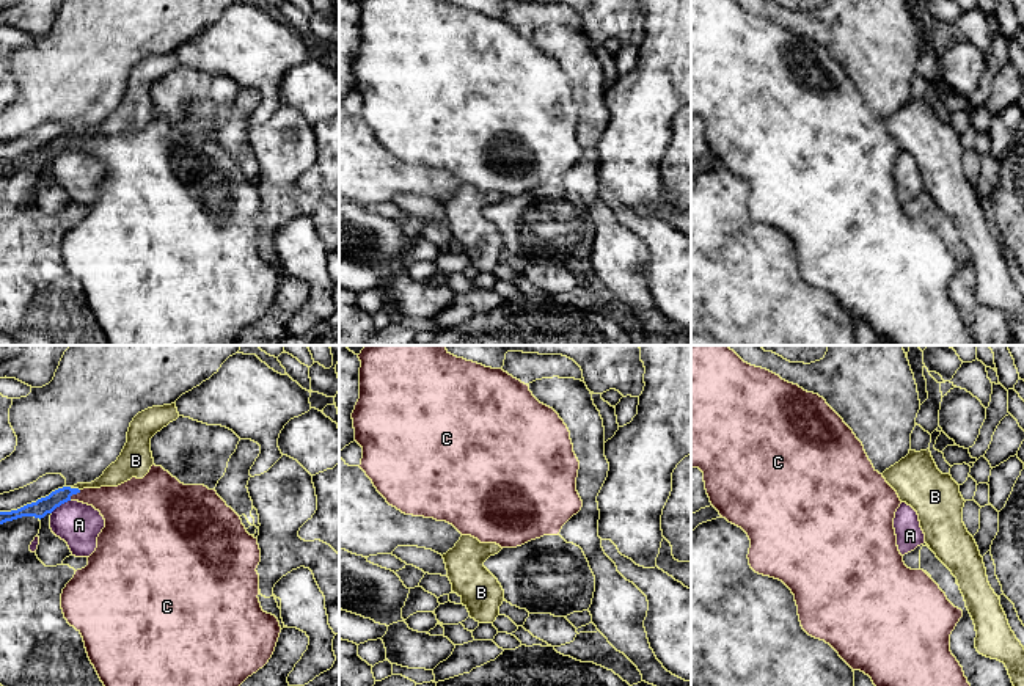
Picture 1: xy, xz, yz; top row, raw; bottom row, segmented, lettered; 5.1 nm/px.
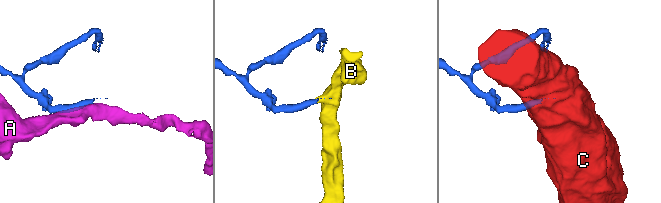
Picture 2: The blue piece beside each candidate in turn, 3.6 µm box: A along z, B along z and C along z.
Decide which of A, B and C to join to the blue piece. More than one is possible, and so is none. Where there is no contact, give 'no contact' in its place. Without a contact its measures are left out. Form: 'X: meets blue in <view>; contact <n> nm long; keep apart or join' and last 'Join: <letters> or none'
A: meets blue in xy; contact 120 nm long; keep apart
B: meets blue in xy; contact 60 nm long; keep apart
C: meets blue in xy; contact 80 nm long; join
Join: C

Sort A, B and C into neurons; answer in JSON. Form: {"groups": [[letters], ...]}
{"groups": [["A"], ["B"], ["C"]]}

